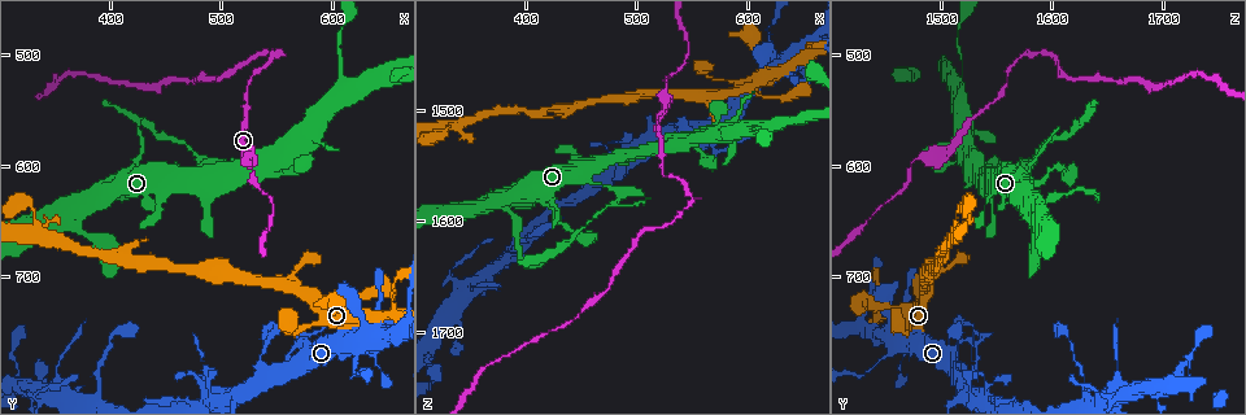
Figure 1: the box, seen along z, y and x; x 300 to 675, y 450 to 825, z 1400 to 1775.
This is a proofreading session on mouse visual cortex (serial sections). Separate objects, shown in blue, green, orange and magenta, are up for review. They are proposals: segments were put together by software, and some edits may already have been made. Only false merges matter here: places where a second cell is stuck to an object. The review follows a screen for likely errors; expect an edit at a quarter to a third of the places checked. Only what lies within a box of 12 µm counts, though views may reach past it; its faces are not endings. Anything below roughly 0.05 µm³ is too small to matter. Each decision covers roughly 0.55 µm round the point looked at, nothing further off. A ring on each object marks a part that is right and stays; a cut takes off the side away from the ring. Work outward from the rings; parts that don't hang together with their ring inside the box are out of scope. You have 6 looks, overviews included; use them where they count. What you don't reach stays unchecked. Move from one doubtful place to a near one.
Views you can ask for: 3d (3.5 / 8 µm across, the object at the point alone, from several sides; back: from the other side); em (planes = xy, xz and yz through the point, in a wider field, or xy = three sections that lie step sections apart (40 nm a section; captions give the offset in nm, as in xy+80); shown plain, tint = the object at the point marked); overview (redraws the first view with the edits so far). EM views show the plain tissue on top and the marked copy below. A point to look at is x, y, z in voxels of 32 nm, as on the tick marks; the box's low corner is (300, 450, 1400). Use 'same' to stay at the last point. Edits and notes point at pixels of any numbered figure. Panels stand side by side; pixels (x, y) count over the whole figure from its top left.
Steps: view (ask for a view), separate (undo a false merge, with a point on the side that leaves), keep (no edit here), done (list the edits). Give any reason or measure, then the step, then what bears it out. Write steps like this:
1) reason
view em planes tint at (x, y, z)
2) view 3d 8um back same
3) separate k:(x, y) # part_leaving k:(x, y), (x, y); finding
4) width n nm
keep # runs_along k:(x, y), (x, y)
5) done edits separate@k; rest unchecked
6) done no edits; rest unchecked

branch point
view 3d 3.5um back at (654, 734, 1450)

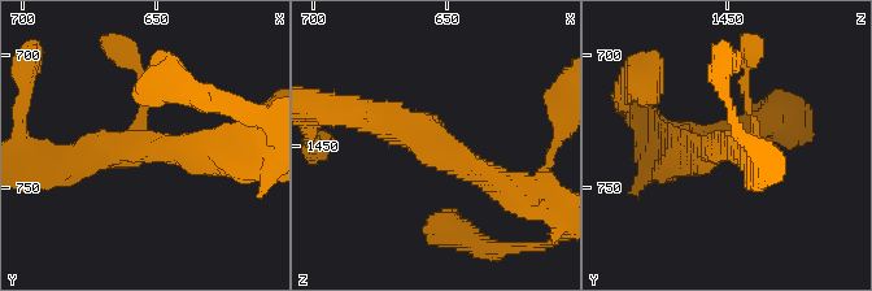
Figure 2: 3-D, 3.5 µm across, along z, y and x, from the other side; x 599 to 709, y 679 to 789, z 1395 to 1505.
now the EM
view em xy step 3 tint at (655, 734, 1450)

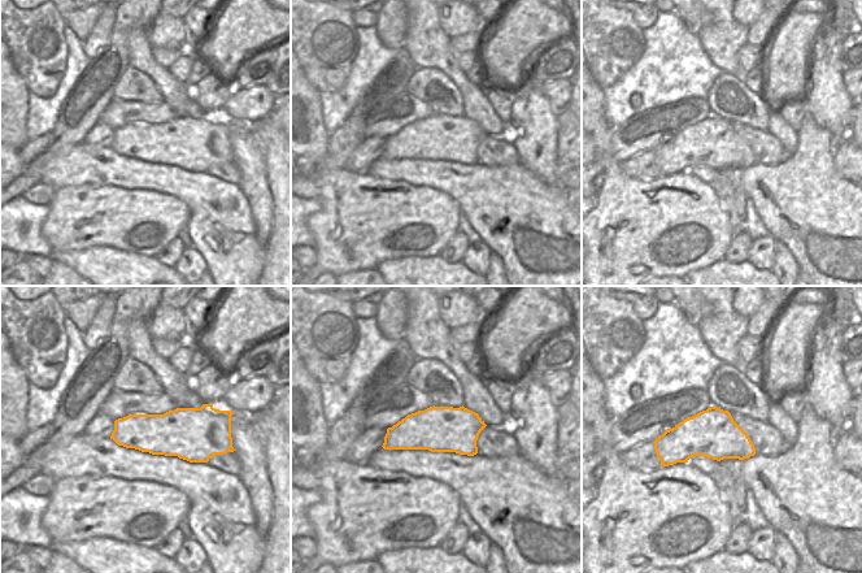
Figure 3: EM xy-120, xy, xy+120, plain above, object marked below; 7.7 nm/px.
another direction
view em planes tint same

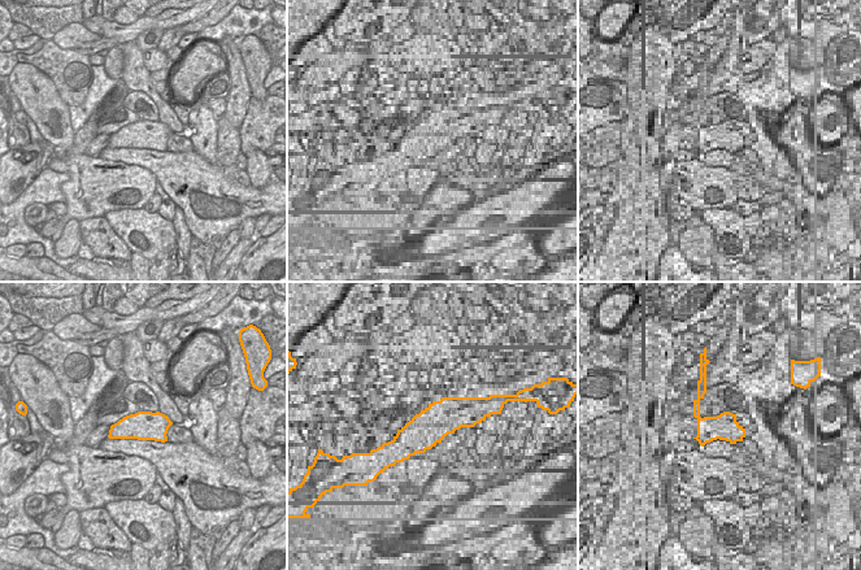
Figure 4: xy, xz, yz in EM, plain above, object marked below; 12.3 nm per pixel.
width 360 nm
keep # runs_along 2:(509, 190), (386, 124), (382, 104); one cell here

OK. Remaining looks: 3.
sharp bend
view 3d 8um at (568, 758, 1532)

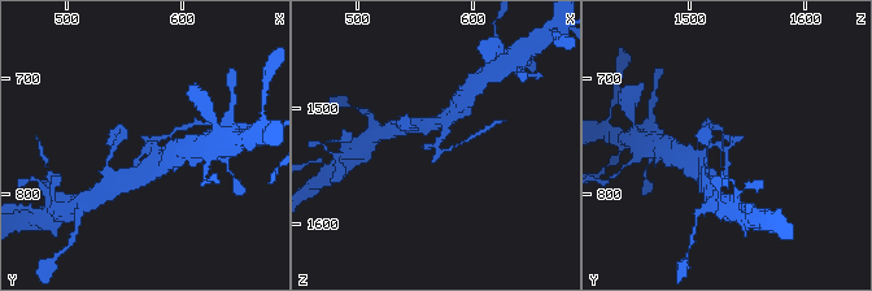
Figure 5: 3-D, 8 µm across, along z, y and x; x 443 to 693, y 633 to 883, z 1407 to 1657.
view 3d 3.5um at (568, 760, 1532)

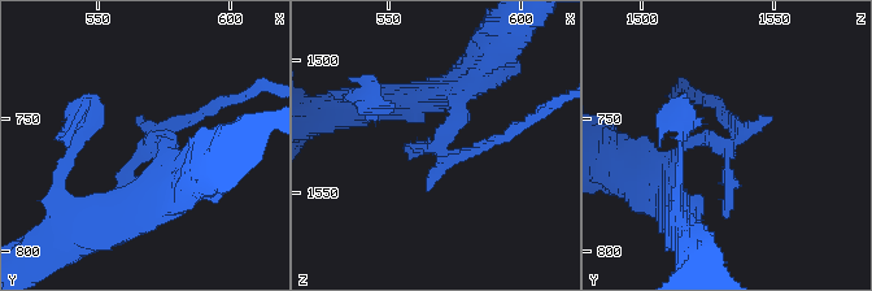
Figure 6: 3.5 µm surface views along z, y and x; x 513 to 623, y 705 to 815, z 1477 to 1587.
need the tissue
view em planes tint at (569, 760, 1531)

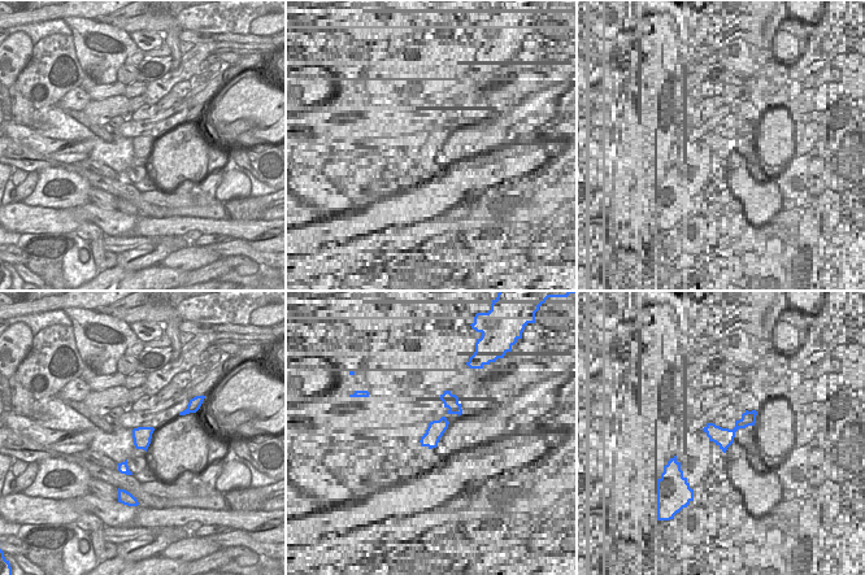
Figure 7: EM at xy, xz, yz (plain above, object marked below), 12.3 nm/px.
keep # runs_along 6:(655, 185), (693, 140), (736, 140), (719, 108); continuous, no second cell

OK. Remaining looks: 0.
done no edits; rest unchecked

